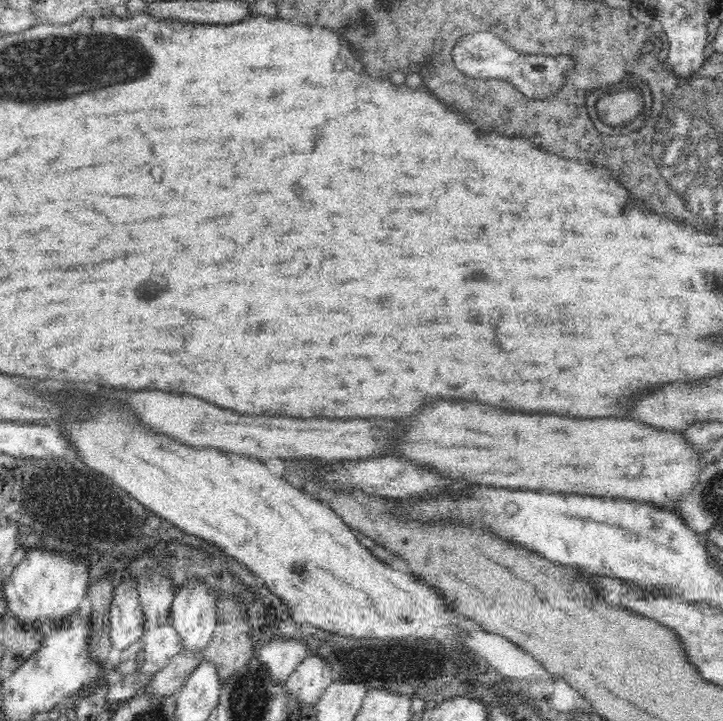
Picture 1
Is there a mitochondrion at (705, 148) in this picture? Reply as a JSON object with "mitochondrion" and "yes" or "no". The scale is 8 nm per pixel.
{"mitochondrion":"yes"}

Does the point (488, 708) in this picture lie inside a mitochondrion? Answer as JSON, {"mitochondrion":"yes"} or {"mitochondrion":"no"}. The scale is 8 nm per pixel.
{"mitochondrion":"no"}

